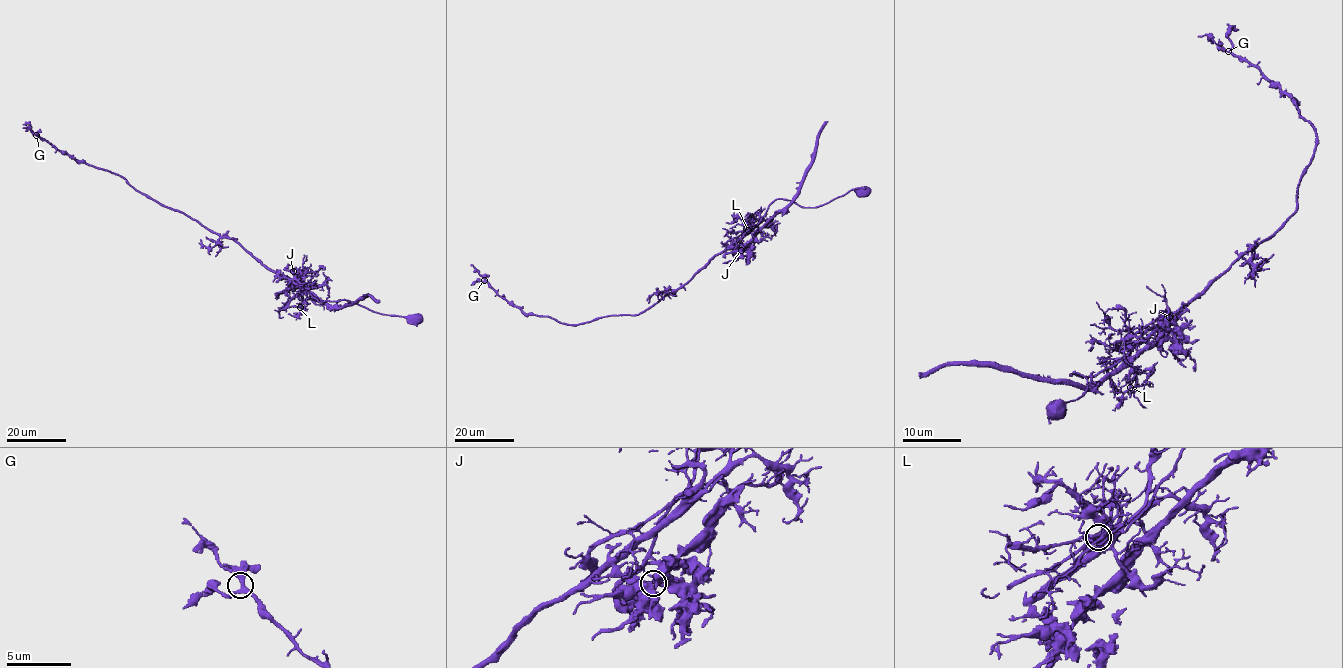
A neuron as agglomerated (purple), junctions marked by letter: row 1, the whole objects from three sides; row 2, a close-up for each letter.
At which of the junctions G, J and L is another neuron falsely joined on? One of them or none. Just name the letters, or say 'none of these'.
J

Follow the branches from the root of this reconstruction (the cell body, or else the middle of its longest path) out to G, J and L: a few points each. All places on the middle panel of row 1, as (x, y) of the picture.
G: (863, 189), (852, 189), (815, 207), (775, 199), (752, 230), (637, 314), (569, 325), (525, 314), (484, 280)
J: (863, 189), (852, 189), (815, 207), (803, 207), (777, 198), (760, 221), (744, 233), (739, 246), (741, 250)
L: (863, 189), (852, 189), (815, 207), (803, 207), (777, 198), (760, 221), (748, 230)

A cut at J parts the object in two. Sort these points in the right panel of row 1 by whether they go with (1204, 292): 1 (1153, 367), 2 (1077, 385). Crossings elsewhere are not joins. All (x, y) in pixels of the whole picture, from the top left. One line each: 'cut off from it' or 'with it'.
1: with it
2: cut off from it

